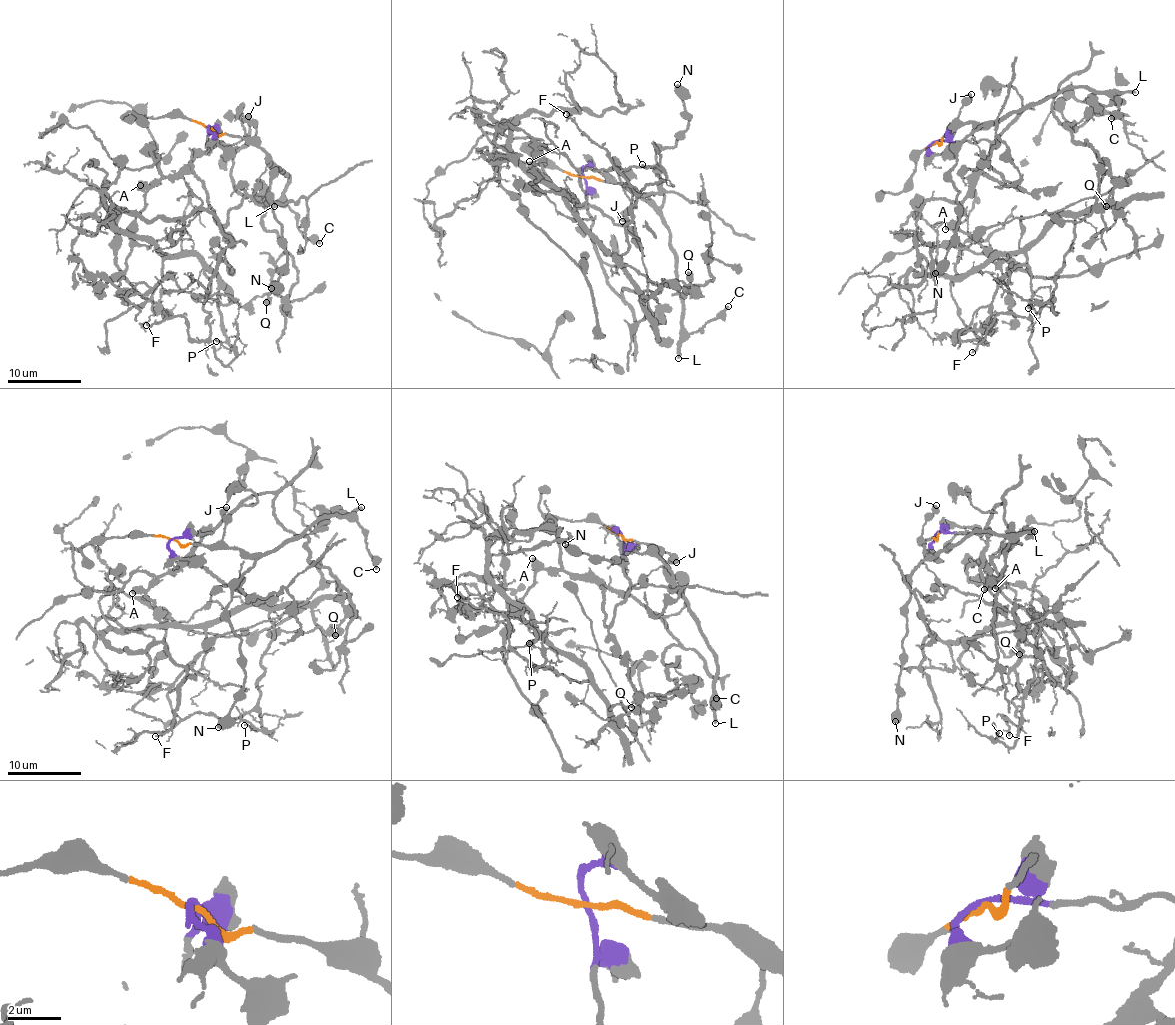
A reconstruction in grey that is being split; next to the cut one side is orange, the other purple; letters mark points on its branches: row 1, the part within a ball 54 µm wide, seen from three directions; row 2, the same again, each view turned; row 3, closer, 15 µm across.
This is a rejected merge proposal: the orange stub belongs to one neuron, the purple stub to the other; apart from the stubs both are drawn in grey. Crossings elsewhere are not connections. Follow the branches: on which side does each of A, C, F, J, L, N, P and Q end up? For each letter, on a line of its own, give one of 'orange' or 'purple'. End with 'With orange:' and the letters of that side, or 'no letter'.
A: purple
C: orange
F: purple
J: orange
L: orange
N: orange
P: purple
Q: purple
With orange: C, J, L, N

